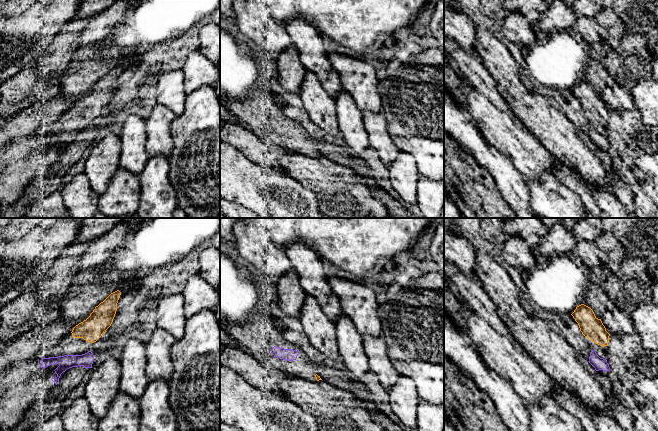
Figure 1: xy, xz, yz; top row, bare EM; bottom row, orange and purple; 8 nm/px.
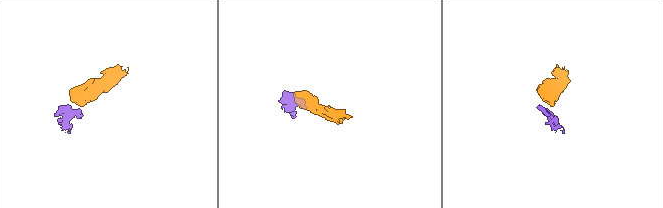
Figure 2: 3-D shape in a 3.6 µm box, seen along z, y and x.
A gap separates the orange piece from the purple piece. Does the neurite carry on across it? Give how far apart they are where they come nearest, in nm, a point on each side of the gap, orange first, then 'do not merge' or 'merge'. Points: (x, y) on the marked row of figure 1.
gap 60 nm; span yz (596, 343), (593, 350); merge

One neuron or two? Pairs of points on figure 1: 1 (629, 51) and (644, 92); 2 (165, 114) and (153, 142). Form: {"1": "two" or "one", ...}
{"1": "two", "2": "one"}

